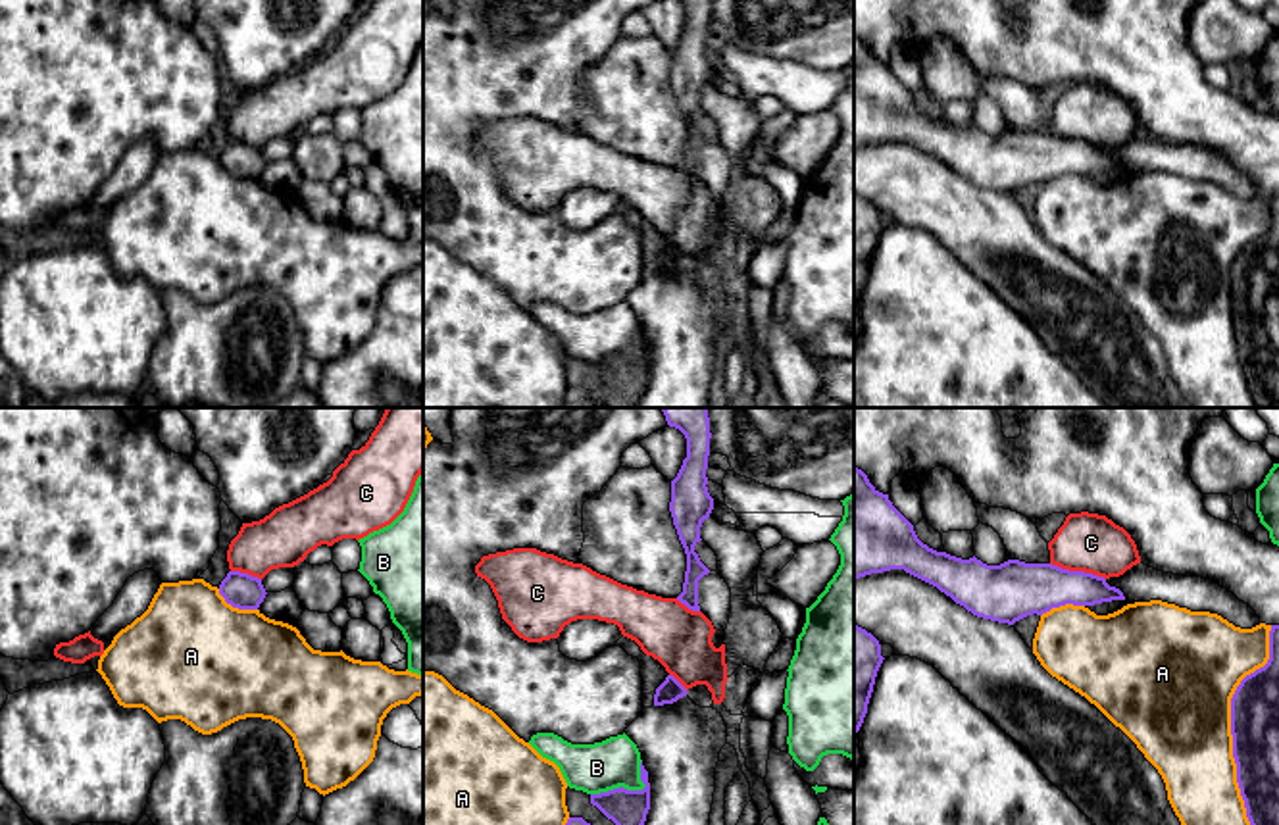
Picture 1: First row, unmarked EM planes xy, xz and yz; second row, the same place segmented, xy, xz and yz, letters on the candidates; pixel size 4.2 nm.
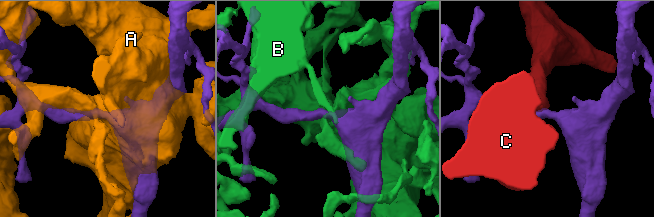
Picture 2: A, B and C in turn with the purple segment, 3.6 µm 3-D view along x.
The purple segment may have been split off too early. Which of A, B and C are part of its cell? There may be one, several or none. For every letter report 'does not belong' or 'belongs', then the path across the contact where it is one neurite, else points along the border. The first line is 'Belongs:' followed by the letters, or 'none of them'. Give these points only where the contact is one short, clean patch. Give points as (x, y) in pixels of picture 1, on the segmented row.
Belongs: C
A: does not belong
B: does not belong
C: belongs

